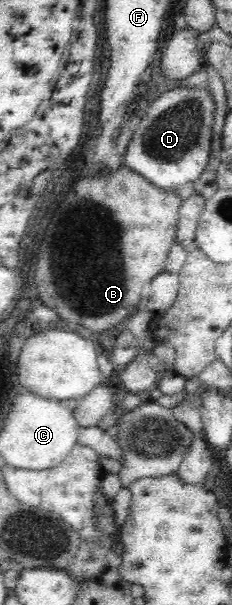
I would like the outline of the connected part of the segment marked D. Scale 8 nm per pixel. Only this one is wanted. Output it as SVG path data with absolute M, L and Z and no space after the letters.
M179 86L165 91L149 104L148 113L140 117L140 123L128 143L124 153L124 166L138 172L150 180L155 186L166 191L178 191L178 187L186 182L193 182L203 173L208 157L210 157L210 142L212 139L212 123L214 123L216 105L208 87L201 88Z

